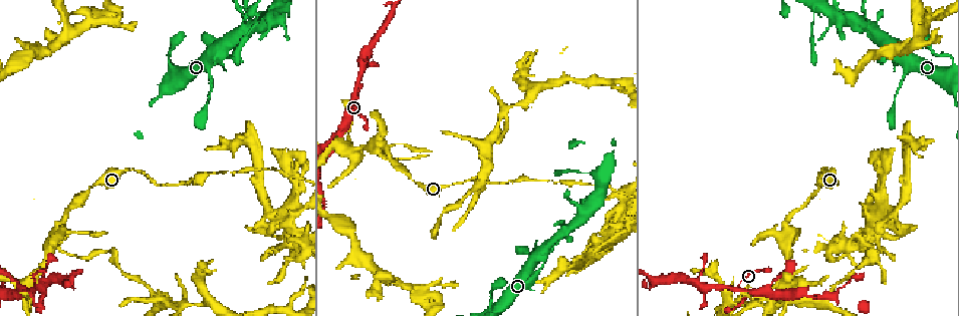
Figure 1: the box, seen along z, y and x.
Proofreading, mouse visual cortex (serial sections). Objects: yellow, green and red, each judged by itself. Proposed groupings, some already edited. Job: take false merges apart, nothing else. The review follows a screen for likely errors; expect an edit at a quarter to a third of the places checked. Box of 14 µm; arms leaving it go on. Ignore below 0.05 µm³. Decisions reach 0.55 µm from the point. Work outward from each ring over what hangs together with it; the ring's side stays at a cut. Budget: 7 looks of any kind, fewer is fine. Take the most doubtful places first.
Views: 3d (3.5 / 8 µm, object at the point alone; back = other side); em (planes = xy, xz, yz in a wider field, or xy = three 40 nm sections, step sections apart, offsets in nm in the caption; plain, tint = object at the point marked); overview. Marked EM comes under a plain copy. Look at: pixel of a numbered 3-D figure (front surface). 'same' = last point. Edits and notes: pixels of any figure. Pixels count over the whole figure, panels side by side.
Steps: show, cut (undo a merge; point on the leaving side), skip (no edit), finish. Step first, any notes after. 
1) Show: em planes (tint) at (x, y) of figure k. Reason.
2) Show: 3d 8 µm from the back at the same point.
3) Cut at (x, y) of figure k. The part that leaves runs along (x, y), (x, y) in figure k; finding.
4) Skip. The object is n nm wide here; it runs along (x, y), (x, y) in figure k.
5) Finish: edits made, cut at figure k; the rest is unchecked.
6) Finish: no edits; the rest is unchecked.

Show: 3d 8 µm at (231, 172) of figure 1. Thin neck.

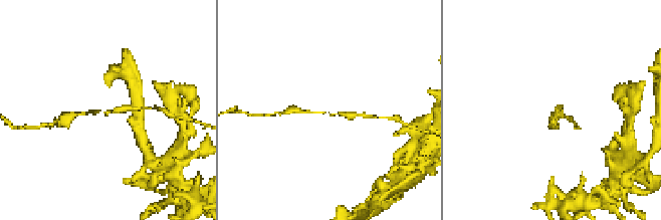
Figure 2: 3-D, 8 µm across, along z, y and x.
Show: 3d 3.5 µm at (330, 115) of figure 2. Closer look.

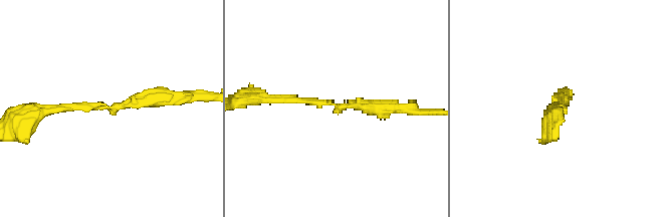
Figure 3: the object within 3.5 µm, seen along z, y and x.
Show: em xy step 3 (tint) at (331, 103) of figure 3. The arms are 150, 250 nm wide; now the EM.

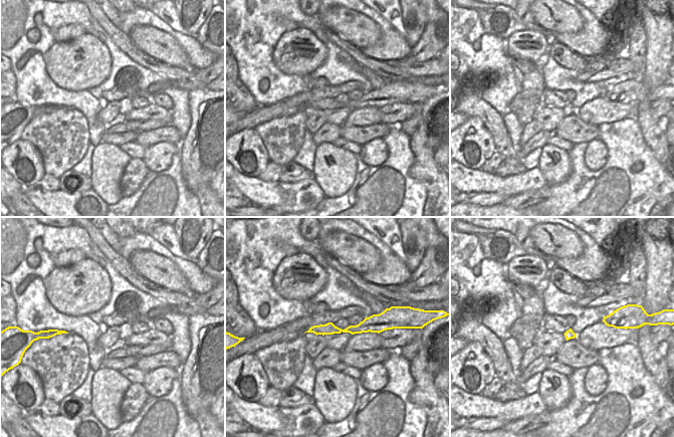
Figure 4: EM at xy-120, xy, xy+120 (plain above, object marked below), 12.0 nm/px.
Skip. It runs along (39, 112), (172, 95) in figure 3; one cell here.

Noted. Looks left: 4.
Show: 3d 8 µm at (819, 186) of figure 1. Narrows sharply.

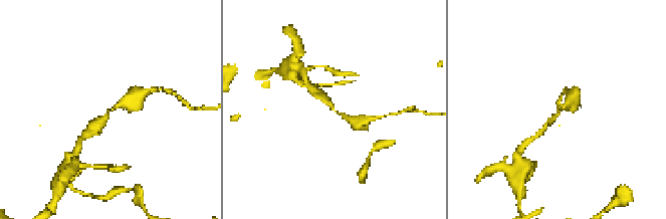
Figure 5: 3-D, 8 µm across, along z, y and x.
Show: 3d 3.5 µm at (559, 113) of figure 5.

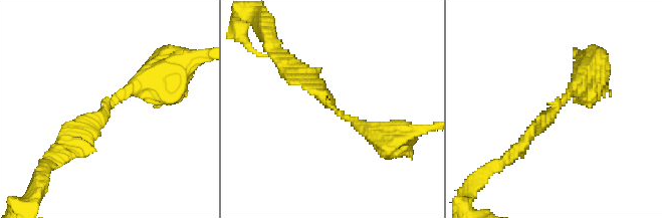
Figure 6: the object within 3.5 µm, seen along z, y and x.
Cut at (60, 149) of figure 6. The part that leaves runs along (104, 110), (46, 162) in figure 6; a second cell is stuck on.

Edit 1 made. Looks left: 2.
Show: 3d 8 µm at (541, 246) of figure 1. Arms part here.

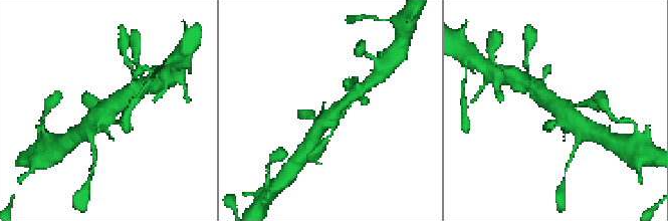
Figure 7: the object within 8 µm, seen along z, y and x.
Show: em xy step 5 (tint) at (557, 113) of figure 7.

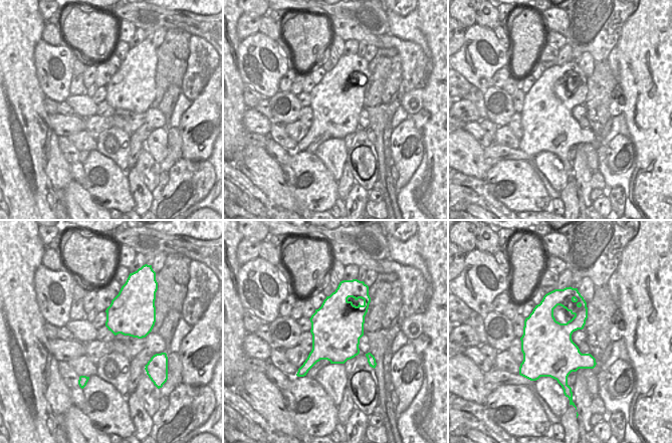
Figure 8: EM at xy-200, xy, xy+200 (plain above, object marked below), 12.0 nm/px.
Skip. It runs along (315, 133), (325, 119), (352, 96) in figure 7; continuous, no second cell.

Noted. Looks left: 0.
Finish: edits made, cut at figure 6; the rest is unchecked.

